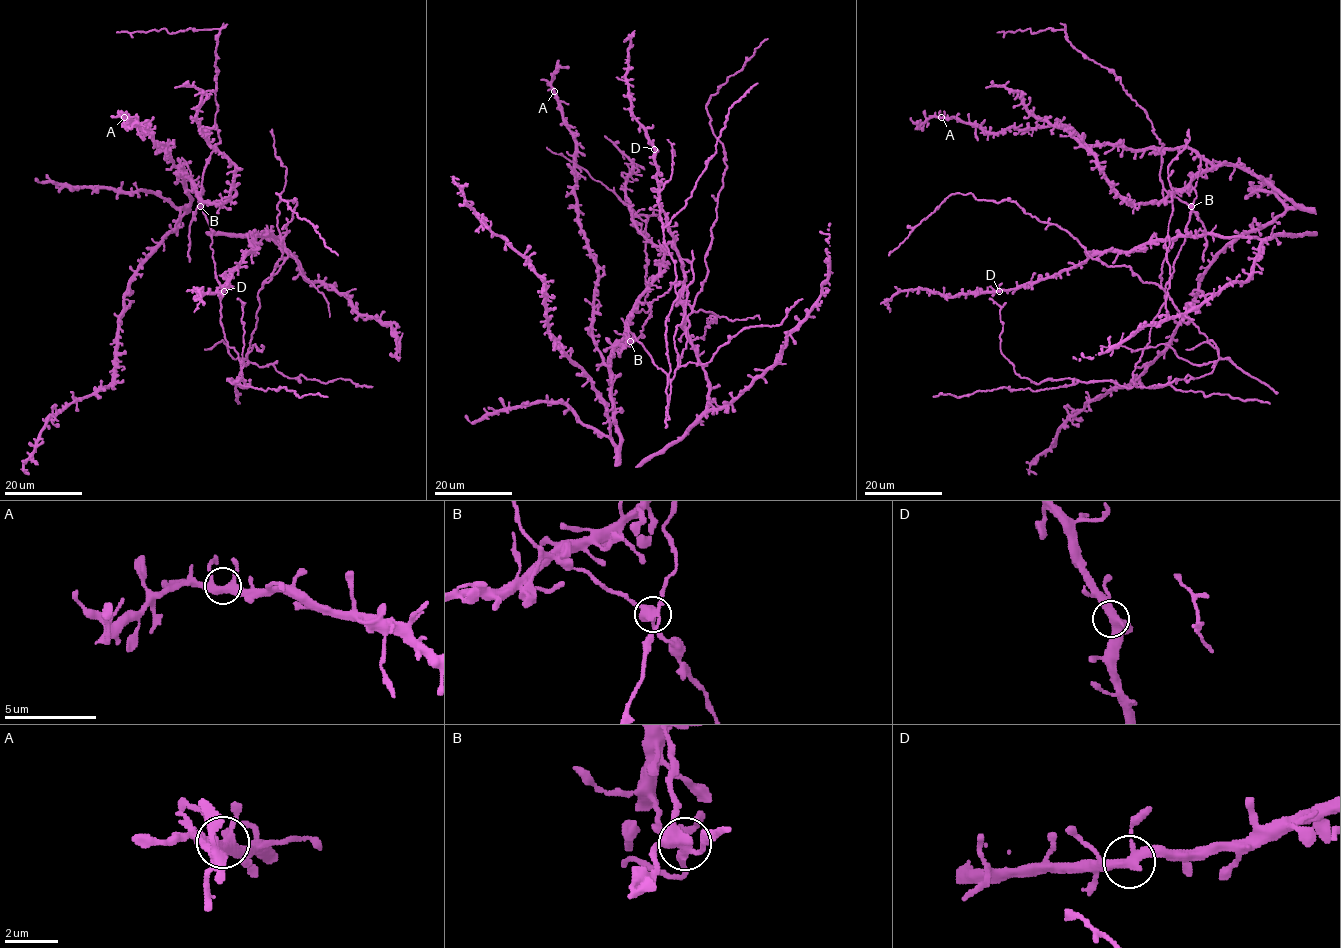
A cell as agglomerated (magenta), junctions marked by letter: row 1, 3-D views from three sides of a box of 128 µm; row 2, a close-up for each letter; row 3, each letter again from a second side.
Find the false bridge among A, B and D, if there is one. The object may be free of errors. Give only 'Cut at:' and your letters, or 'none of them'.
Cut at: B

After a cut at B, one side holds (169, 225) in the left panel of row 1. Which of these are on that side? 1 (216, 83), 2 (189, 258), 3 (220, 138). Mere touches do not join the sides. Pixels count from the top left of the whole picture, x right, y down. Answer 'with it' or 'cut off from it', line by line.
1: cut off from it
2: cut off from it
3: cut off from it

